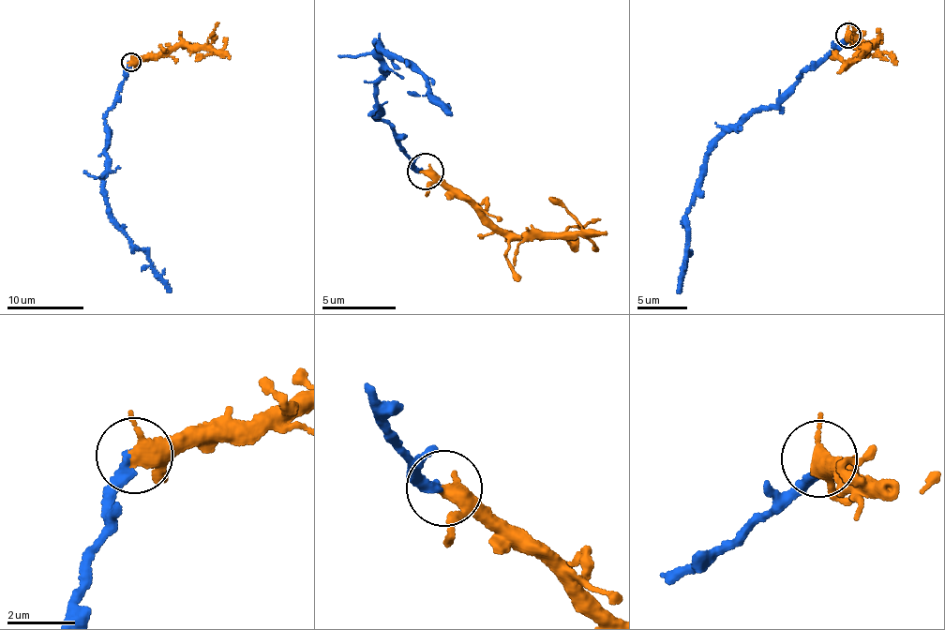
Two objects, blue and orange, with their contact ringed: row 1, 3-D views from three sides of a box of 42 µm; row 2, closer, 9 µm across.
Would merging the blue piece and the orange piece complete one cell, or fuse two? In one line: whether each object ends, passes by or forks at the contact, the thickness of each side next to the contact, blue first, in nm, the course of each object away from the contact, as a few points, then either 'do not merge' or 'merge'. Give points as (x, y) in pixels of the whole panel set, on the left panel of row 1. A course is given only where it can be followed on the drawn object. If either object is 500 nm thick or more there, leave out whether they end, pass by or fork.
blue ends there; orange forks there; 280 nm thick on the blue side, 320 nm on the other; blue runs (131, 61), (115, 102), (105, 112), (107, 143), (103, 149), (107, 169), (102, 186), (109, 213), (171, 292); orange runs (131, 61), (163, 56), (181, 46), (212, 50), (217, 53), (201, 56), (195, 61); do not merge

